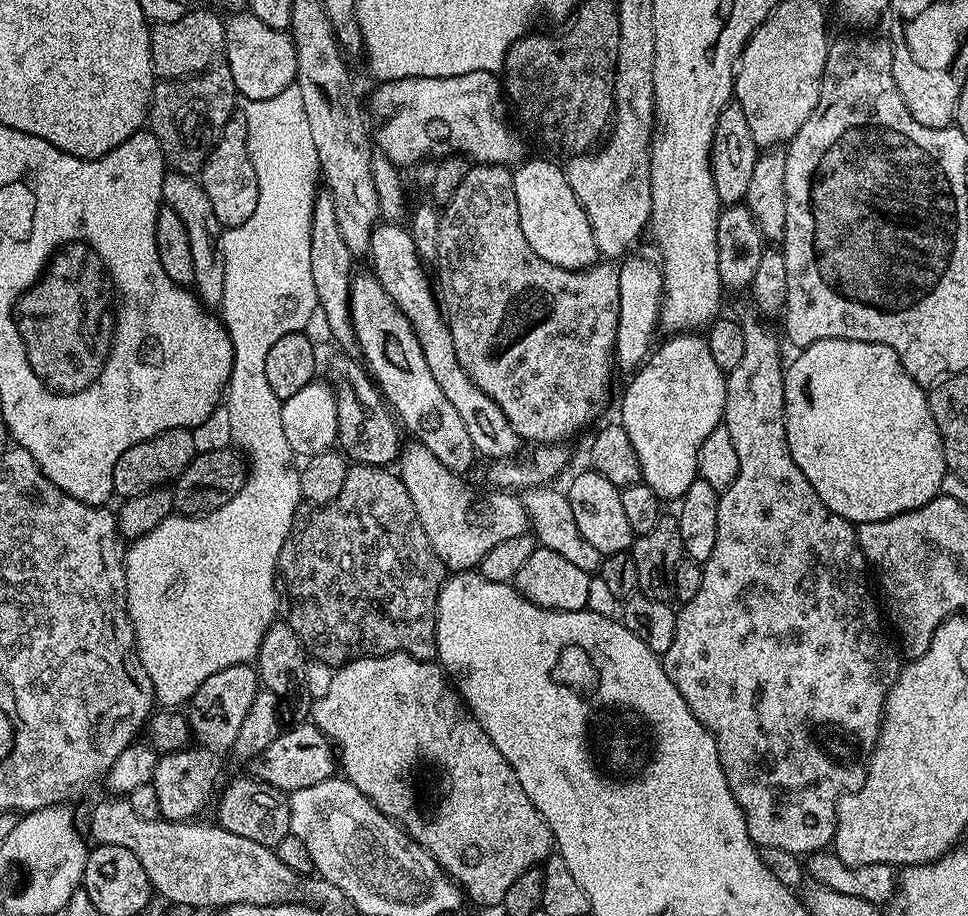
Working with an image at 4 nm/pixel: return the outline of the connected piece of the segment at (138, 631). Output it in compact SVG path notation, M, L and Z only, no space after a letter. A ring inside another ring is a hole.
M290 87L282 90L282 94L274 94L274 98L250 100L243 105L242 111L246 118L248 131L248 153L250 162L254 166L254 174L258 178L258 206L254 206L254 214L242 222L242 226L225 228L220 234L220 256L224 260L224 277L222 278L222 302L218 305L218 316L232 343L232 373L228 379L226 389L226 404L228 400L228 424L232 428L256 428L256 453L250 456L250 475L245 480L242 490L226 506L208 513L207 516L182 516L173 514L167 516L154 530L127 545L124 554L124 569L126 570L126 594L128 595L128 617L136 635L134 651L140 656L142 666L146 666L146 674L150 674L152 691L155 699L160 700L165 709L176 710L187 705L193 694L210 678L210 674L218 674L218 670L229 668L235 664L247 664L255 661L258 650L262 646L262 638L266 630L278 616L278 573L276 563L280 560L280 551L287 542L294 525L297 523L296 507L302 504L300 495L300 468L294 459L290 442L286 442L286 434L282 430L282 401L274 390L270 390L270 381L266 379L266 354L270 354L270 346L278 342L278 338L286 334L303 332L310 314L313 314L318 301L314 294L314 277L310 274L310 226L312 225L312 211L318 191L318 177L320 163L318 150L314 150L314 137L310 134L310 125L306 119L306 106L302 106L302 90Z

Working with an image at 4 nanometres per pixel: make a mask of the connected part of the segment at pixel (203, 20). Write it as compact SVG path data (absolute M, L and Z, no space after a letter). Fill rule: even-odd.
M193 7L178 22L166 22L151 29L150 54L155 75L160 78L183 78L207 72L221 59L224 51L224 20L208 8Z

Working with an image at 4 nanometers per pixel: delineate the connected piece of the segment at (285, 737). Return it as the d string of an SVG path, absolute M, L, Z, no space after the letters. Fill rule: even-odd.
M311 722L297 724L281 731L280 736L274 738L274 742L270 742L270 746L266 746L266 750L255 757L255 764L255 779L285 794L297 792L306 786L314 786L323 780L333 779L338 772L338 756L332 741L327 740Z

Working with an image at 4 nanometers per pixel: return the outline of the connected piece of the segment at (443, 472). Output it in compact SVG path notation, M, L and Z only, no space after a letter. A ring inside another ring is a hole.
M419 442L405 443L398 457L398 475L414 502L418 522L434 546L434 554L453 573L479 569L482 558L493 546L509 538L518 538L529 531L528 515L524 501L508 490L487 490L479 496L463 484L461 477L452 472L426 446Z

